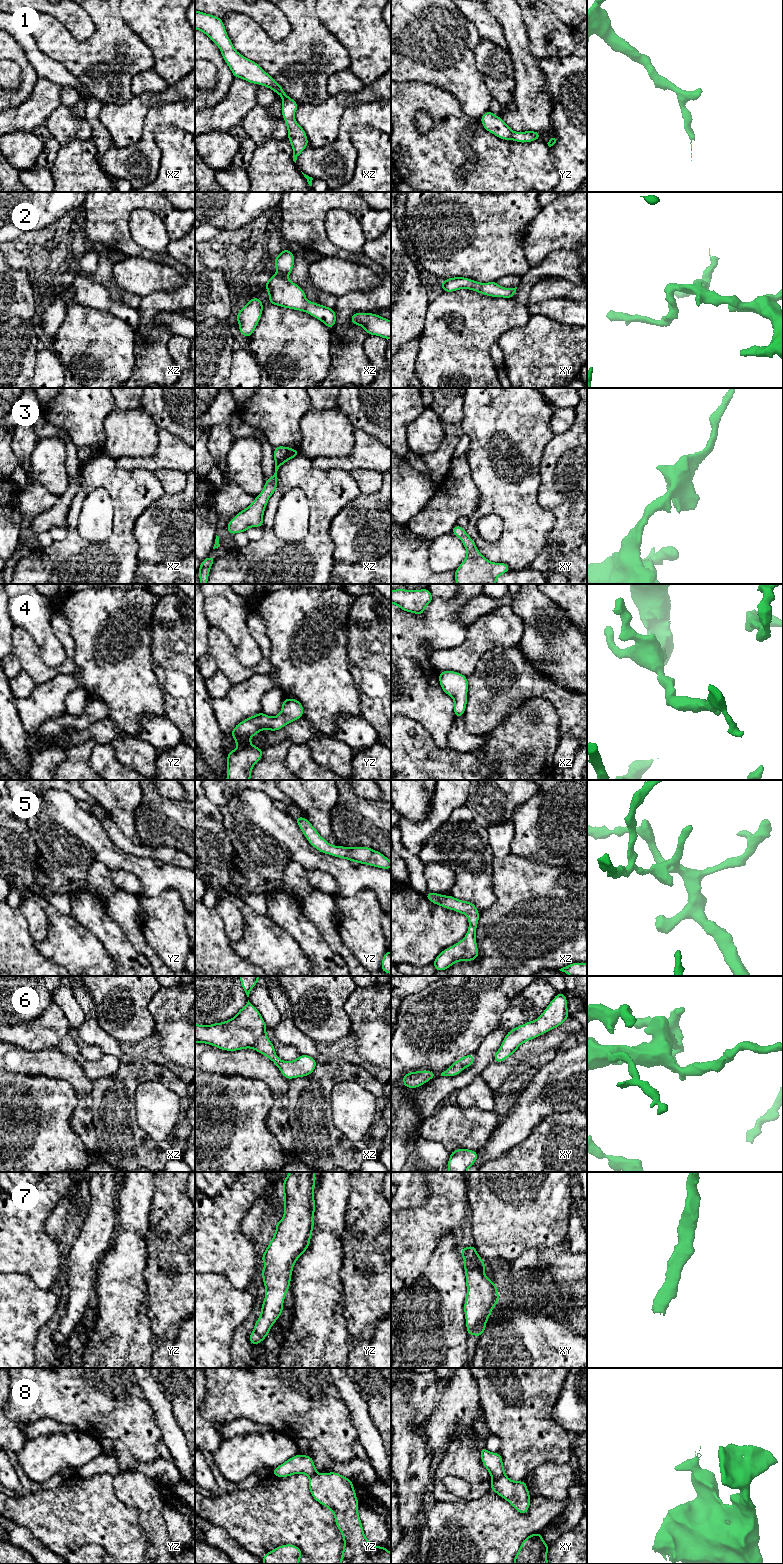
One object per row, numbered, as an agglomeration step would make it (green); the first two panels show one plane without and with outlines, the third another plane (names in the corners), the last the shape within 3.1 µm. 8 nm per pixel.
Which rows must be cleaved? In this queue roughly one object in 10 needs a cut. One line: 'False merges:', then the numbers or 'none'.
False merges: 8

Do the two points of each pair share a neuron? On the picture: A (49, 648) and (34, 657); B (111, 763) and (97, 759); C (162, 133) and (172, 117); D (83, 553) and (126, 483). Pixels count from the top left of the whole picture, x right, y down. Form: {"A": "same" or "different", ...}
{"A": "different", "B": "same", "C": "different", "D": "same"}

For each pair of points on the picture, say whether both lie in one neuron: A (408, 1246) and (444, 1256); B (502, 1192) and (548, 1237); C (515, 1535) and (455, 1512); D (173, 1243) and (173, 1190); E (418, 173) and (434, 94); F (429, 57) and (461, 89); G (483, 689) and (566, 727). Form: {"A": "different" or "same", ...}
{"A": "different", "B": "same", "C": "same", "D": "same", "E": "same", "F": "same", "G": "same"}

